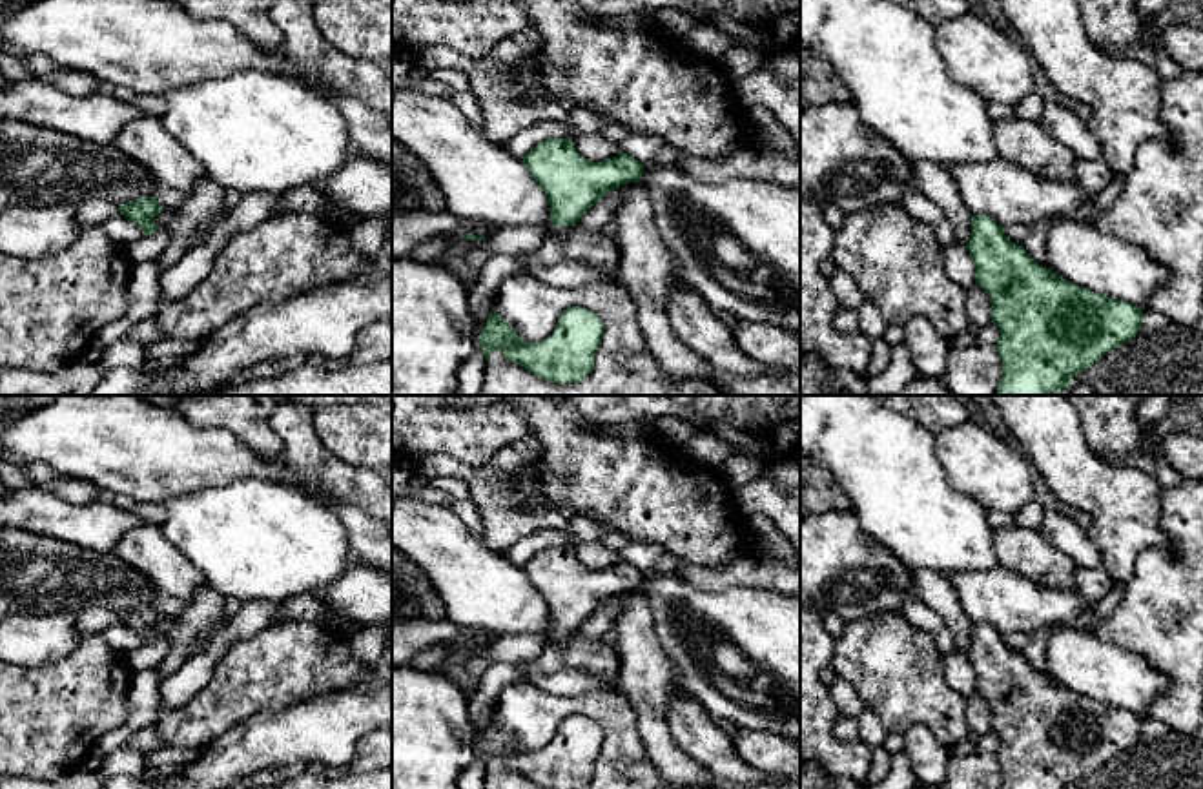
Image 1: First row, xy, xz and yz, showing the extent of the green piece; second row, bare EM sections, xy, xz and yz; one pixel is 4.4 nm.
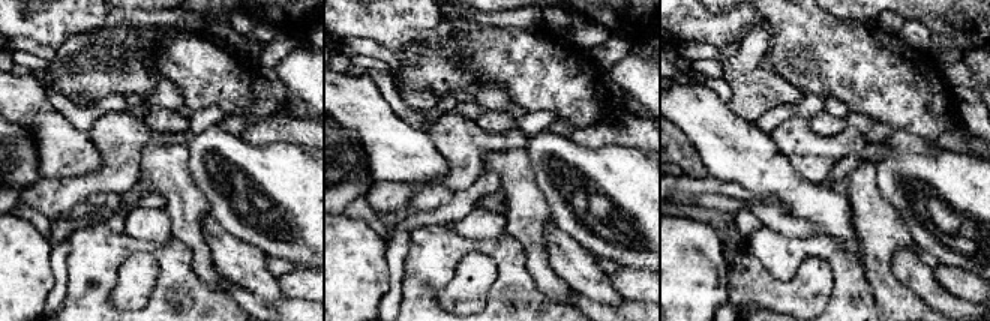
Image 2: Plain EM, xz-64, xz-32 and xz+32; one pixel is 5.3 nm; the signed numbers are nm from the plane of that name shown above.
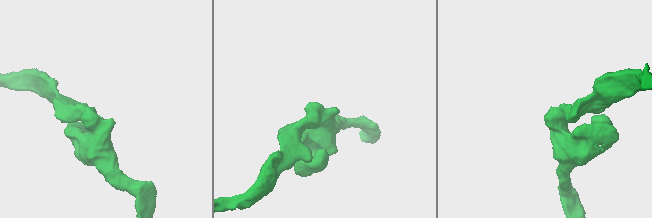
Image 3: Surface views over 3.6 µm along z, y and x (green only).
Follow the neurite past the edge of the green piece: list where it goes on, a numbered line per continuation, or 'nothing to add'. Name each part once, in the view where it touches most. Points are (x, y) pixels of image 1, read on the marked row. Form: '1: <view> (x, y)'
nothing to add

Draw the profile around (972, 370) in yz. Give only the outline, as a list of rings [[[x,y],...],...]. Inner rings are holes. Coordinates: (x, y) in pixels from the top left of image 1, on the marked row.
[[[948,346],[946,384],[953,395],[995,395],[1002,377],[1002,359],[995,346]]]

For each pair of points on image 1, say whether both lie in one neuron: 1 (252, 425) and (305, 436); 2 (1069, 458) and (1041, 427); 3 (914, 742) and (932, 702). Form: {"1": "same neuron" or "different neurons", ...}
{"1": "different neurons", "2": "same neuron", "3": "different neurons"}

